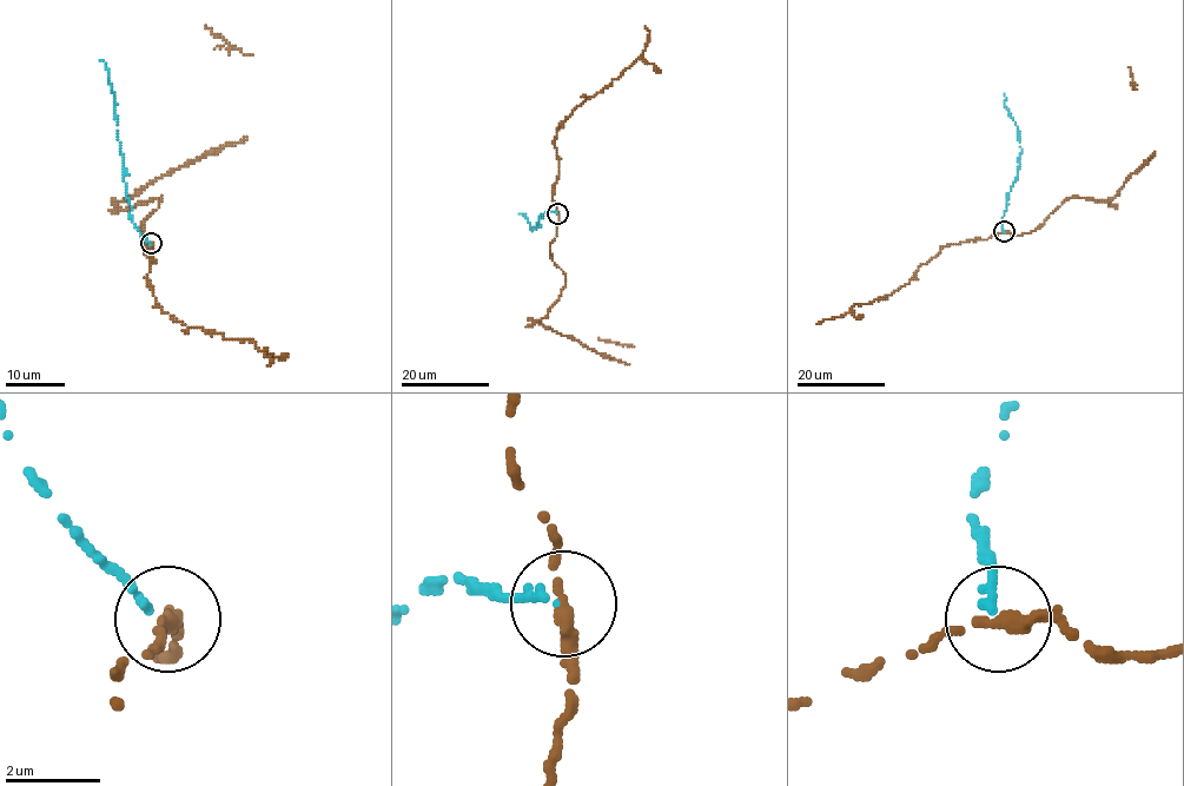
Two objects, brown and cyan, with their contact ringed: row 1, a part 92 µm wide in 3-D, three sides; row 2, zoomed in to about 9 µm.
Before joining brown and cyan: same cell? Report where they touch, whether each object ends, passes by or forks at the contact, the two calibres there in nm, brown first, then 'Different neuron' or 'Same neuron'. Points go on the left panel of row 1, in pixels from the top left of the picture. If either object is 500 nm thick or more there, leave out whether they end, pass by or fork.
Place: (151, 243). At the ring brown passes by. At the ring cyan ends. Thickness 260 nm (brown) against 180 nm. Different neuron

